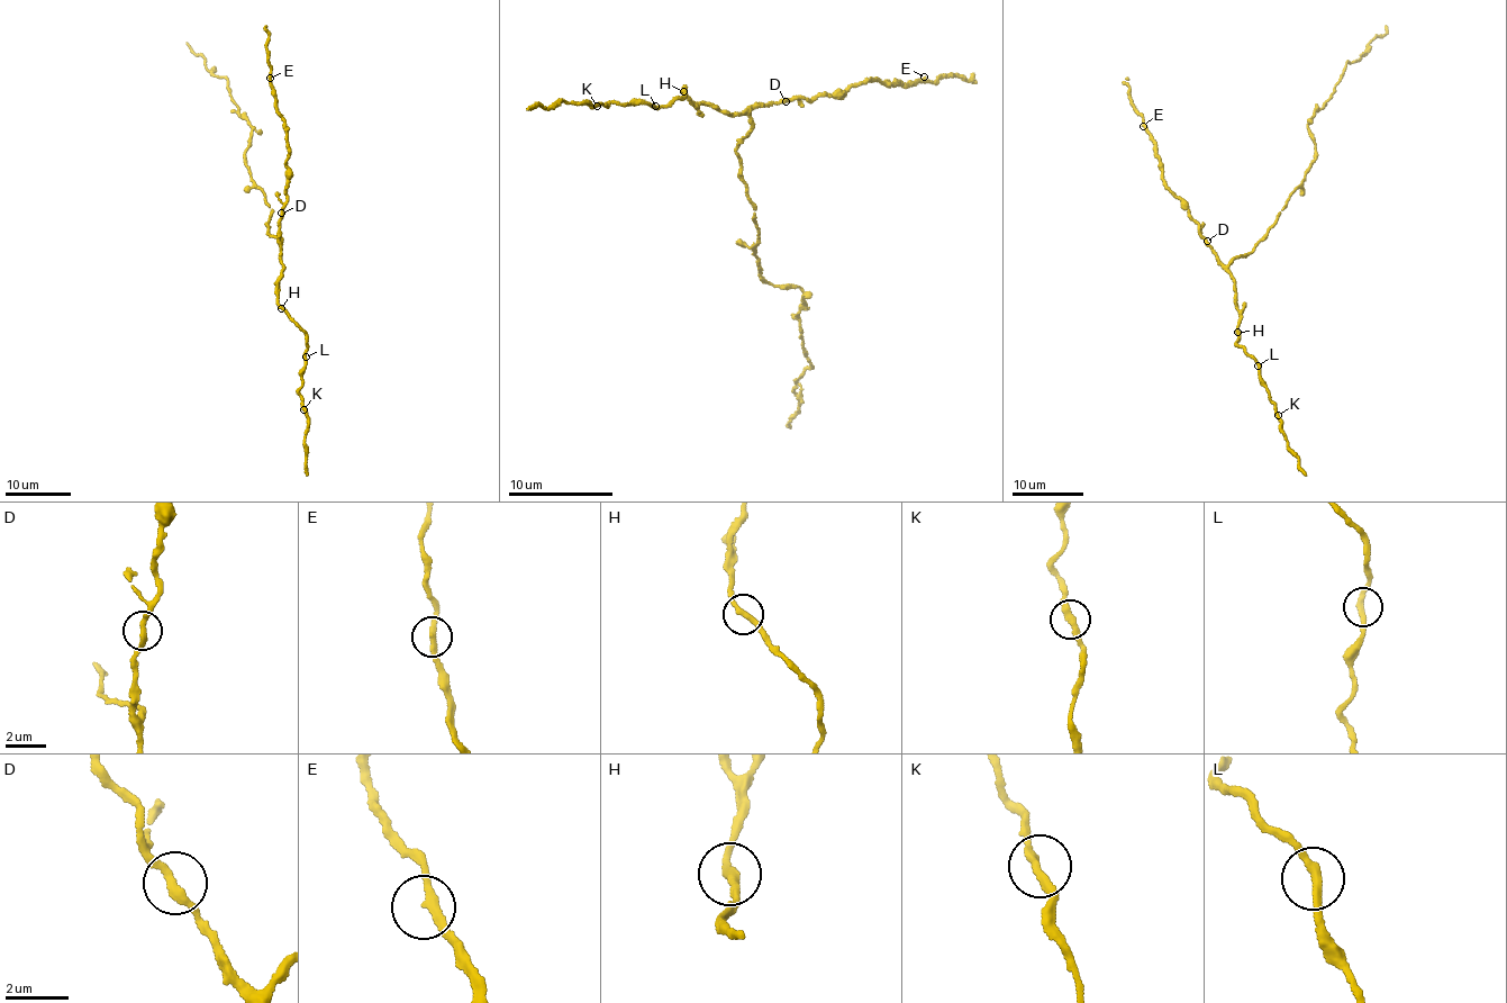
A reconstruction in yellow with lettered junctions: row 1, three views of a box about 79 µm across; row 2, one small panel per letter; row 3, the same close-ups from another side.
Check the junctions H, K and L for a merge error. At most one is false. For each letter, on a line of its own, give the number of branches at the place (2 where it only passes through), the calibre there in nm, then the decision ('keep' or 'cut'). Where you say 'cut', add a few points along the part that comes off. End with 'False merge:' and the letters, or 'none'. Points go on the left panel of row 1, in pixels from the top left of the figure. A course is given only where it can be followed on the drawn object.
H: branches 2; calibre 280 nm; keep
K: branches 2; calibre 280 nm; keep
L: branches 2; calibre 280 nm; keep
False merge: none

